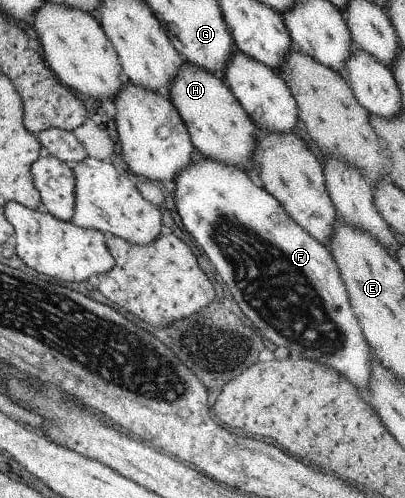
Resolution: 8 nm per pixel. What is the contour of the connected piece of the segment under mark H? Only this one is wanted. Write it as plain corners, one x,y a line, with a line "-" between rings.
184,61
169,81
168,98
182,118
198,153
247,170
246,157
251,159
257,128
219,75

